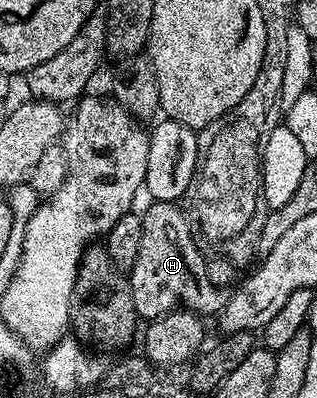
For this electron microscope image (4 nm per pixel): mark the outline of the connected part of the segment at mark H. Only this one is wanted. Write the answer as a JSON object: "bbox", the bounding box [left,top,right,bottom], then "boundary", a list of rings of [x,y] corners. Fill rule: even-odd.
{"bbox":[130,202,229,320],"boundary":[[[152,202],[149,207],[142,214],[142,244],[138,244],[138,260],[130,271],[137,315],[151,320],[181,308],[201,316],[219,315],[228,302],[229,291],[210,284],[206,277],[206,258],[200,255],[201,247],[192,237],[188,215],[174,202]]]}

